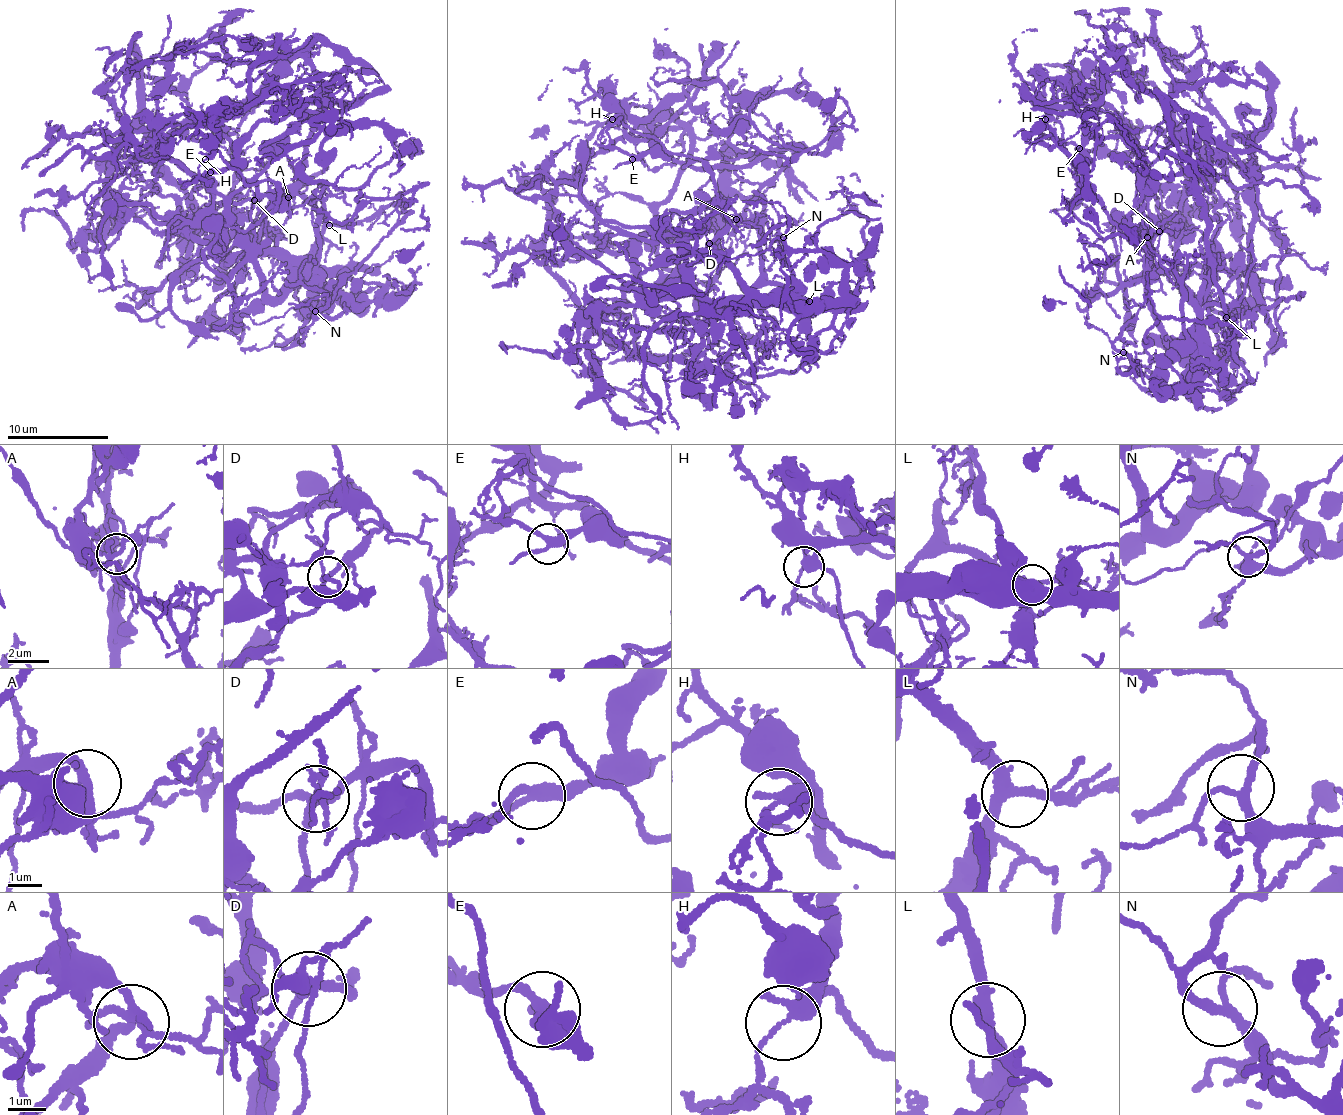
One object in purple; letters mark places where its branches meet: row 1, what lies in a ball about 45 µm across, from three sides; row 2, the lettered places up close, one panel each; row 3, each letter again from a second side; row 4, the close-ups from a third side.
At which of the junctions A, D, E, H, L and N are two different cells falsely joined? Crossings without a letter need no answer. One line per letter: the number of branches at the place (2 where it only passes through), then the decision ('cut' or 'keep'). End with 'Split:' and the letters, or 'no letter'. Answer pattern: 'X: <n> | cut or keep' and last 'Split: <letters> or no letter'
A: 5 | keep
D: 4 | cut
E: 3 | keep
H: 3 | cut
L: 3 | keep
N: 3 | keep
Split: D, H

